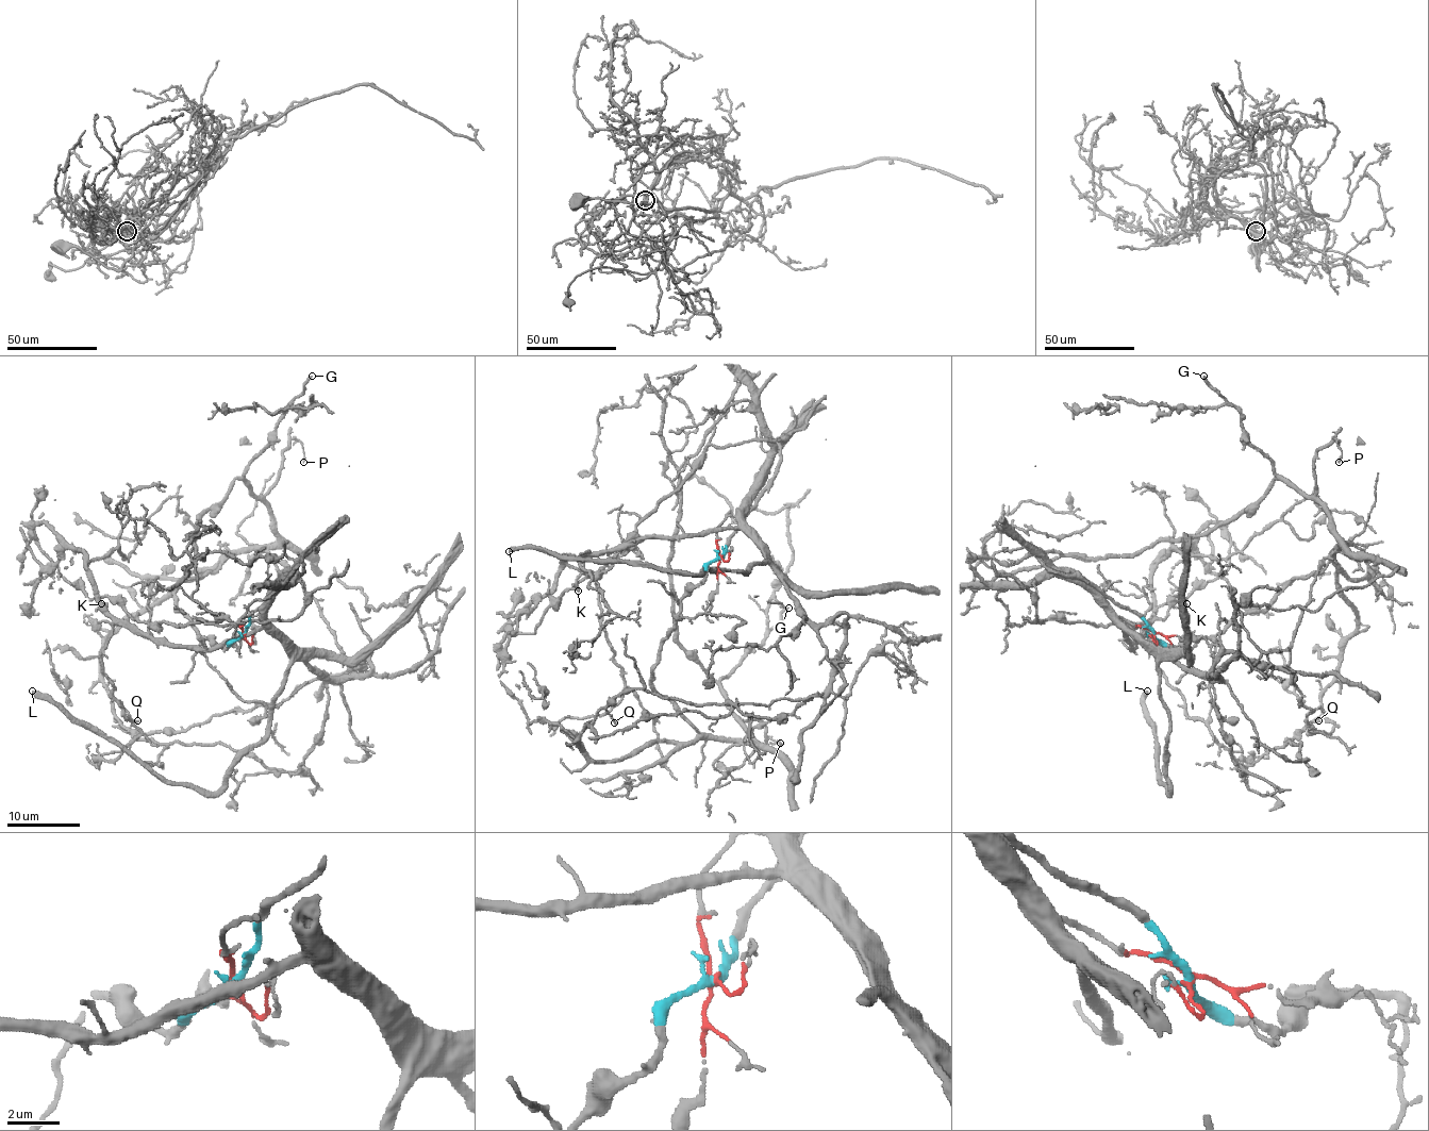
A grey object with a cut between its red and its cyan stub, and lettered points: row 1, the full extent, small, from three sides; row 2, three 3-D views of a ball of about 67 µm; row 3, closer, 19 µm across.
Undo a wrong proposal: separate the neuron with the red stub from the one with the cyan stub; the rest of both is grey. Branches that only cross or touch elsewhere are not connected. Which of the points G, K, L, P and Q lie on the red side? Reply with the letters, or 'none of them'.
K, L

